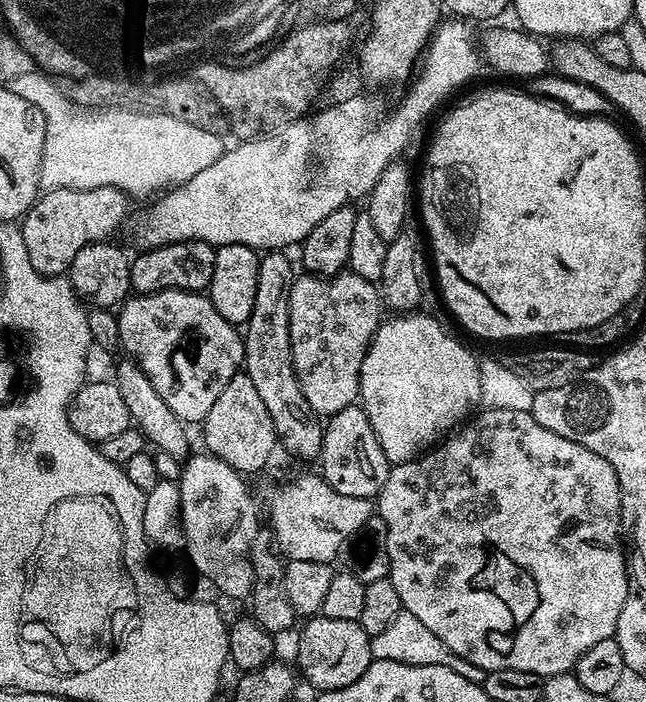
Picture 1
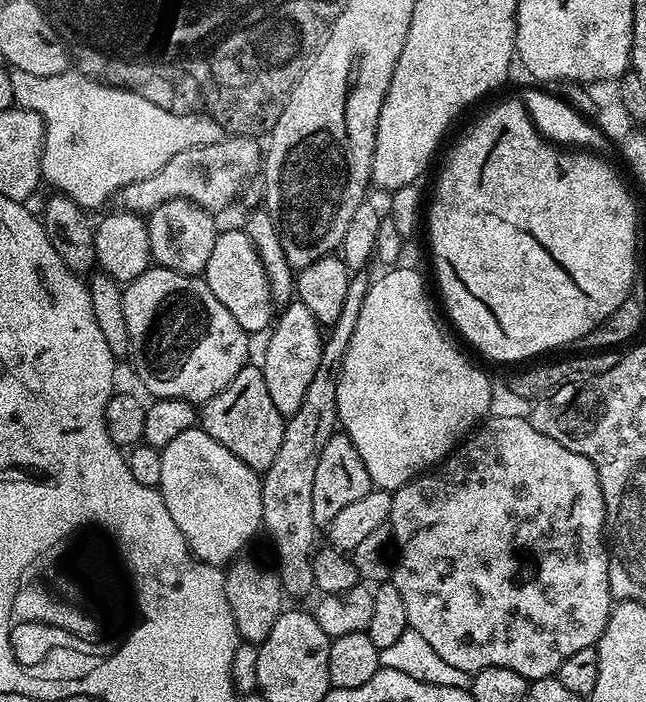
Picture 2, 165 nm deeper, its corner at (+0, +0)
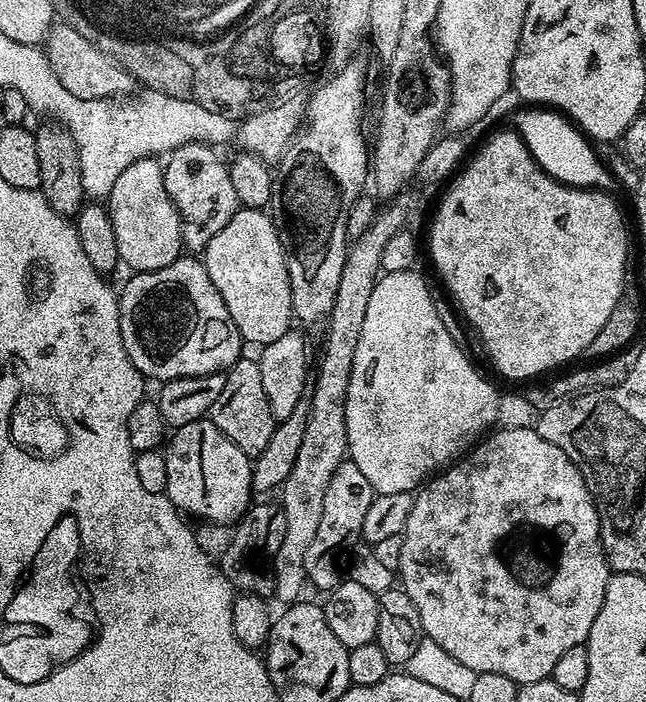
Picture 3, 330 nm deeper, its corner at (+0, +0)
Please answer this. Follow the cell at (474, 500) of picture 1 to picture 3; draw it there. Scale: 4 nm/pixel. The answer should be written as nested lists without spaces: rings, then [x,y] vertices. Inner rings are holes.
[[[500,428],[493,431],[485,435],[467,454],[447,465],[439,474],[433,475],[413,495],[410,518],[406,518],[402,535],[404,541],[398,580],[404,592],[410,594],[410,602],[418,606],[418,618],[422,618],[425,637],[438,642],[446,654],[458,658],[458,662],[470,666],[470,670],[503,674],[517,686],[529,684],[549,679],[558,658],[562,658],[570,646],[587,645],[590,626],[594,626],[594,618],[598,618],[598,610],[602,610],[602,598],[606,594],[610,575],[604,547],[600,545],[600,516],[596,513],[596,504],[592,501],[590,490],[576,463],[565,452],[558,450],[554,442],[546,442],[546,438],[542,438],[542,434],[538,434],[535,428]]]

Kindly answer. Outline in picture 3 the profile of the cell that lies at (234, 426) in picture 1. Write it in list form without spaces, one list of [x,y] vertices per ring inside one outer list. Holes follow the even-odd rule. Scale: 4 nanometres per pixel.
[[[241,358],[227,369],[226,386],[222,386],[222,394],[218,394],[218,402],[214,402],[210,419],[238,450],[242,450],[250,458],[258,457],[270,443],[277,423],[274,414],[270,414],[270,402],[266,402],[266,390],[262,390],[262,370],[255,359]]]

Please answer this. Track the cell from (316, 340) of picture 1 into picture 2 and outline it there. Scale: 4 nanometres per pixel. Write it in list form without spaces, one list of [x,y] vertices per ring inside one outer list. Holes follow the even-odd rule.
[[[293,302],[281,312],[284,313],[275,317],[274,327],[267,333],[268,345],[264,348],[262,367],[266,390],[270,390],[270,399],[274,402],[278,414],[289,418],[302,405],[306,390],[318,370],[325,337],[322,335],[321,324],[316,321],[314,314],[310,314],[310,310],[306,310],[304,304]]]

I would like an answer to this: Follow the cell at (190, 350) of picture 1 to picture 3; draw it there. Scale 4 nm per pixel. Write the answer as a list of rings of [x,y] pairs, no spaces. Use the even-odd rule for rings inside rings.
[[[181,258],[170,266],[162,266],[162,270],[129,275],[124,289],[121,287],[118,292],[120,333],[124,349],[130,362],[134,362],[141,376],[149,381],[163,382],[174,378],[224,372],[242,356],[240,352],[242,341],[238,334],[238,326],[234,326],[234,318],[230,318],[230,310],[226,310],[222,294],[214,290],[214,282],[210,282],[210,274],[206,274],[204,263],[196,258],[188,259],[192,260]]]

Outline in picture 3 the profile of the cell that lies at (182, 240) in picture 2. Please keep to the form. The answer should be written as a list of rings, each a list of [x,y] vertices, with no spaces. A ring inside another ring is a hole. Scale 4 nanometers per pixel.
[[[211,144],[178,146],[167,157],[168,164],[166,160],[163,165],[166,192],[180,215],[184,247],[192,254],[203,253],[210,238],[214,238],[241,207],[238,194],[234,192],[234,182],[230,182],[228,164],[216,152],[219,151]]]

